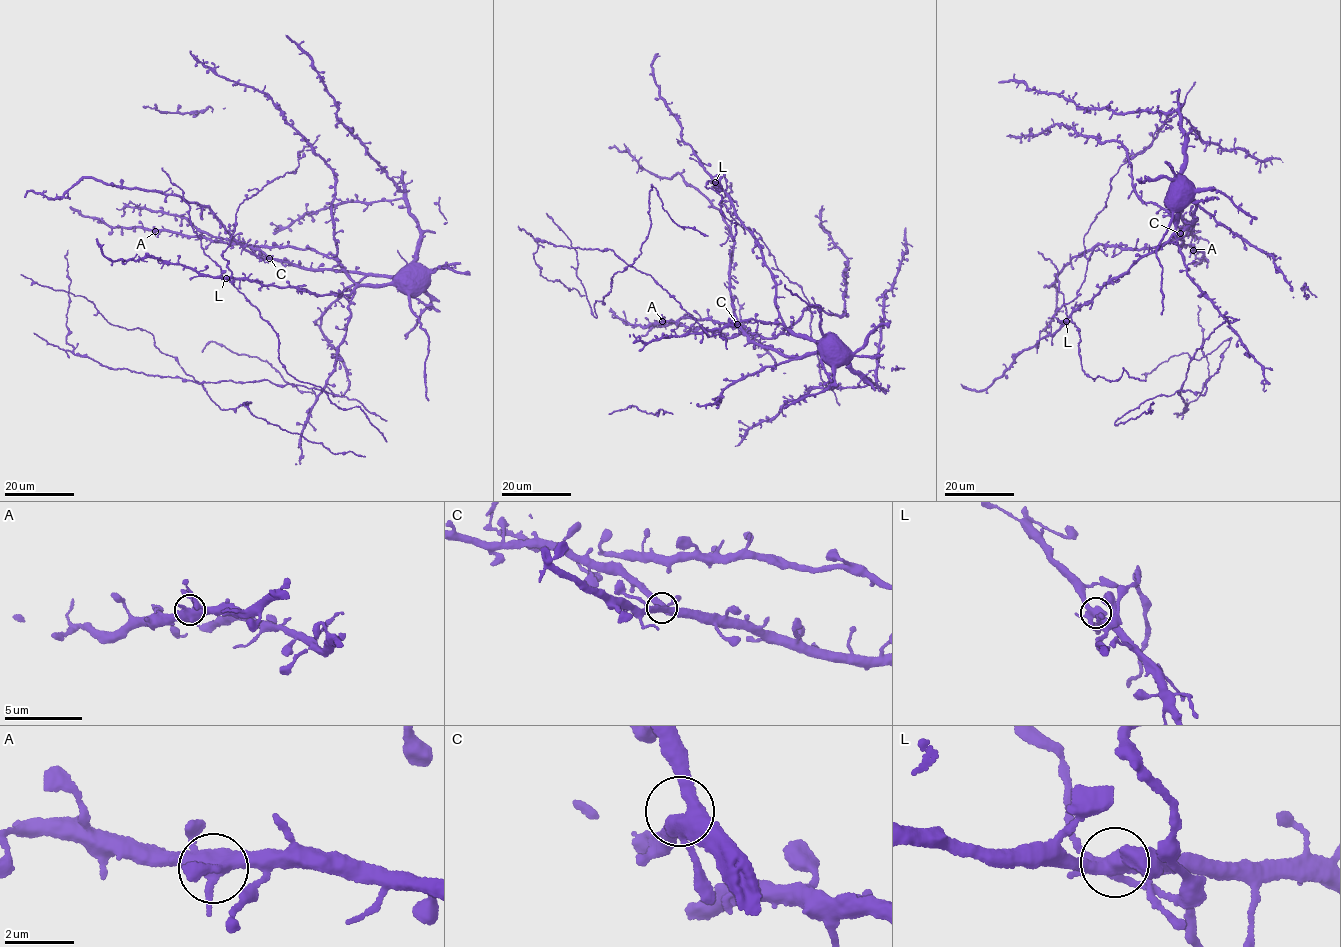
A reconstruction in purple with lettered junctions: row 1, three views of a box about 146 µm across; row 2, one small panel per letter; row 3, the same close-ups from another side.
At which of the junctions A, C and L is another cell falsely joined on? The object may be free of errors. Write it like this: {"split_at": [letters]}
{"split_at": []}

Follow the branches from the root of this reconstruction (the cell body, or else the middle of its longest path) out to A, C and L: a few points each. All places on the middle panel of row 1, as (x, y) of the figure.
A: (825, 350), (787, 358), (757, 345), (736, 326), (688, 318), (662, 321)
C: (825, 350), (796, 358), (786, 357), (757, 345), (737, 324)
L: (825, 350), (787, 329), (778, 312), (775, 281), (758, 240), (736, 214), (729, 195), (715, 183)

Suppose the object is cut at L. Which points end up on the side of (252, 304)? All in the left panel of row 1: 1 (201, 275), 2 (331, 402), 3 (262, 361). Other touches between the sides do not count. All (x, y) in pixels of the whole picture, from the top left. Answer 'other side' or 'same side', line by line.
1: other side
2: same side
3: other side

